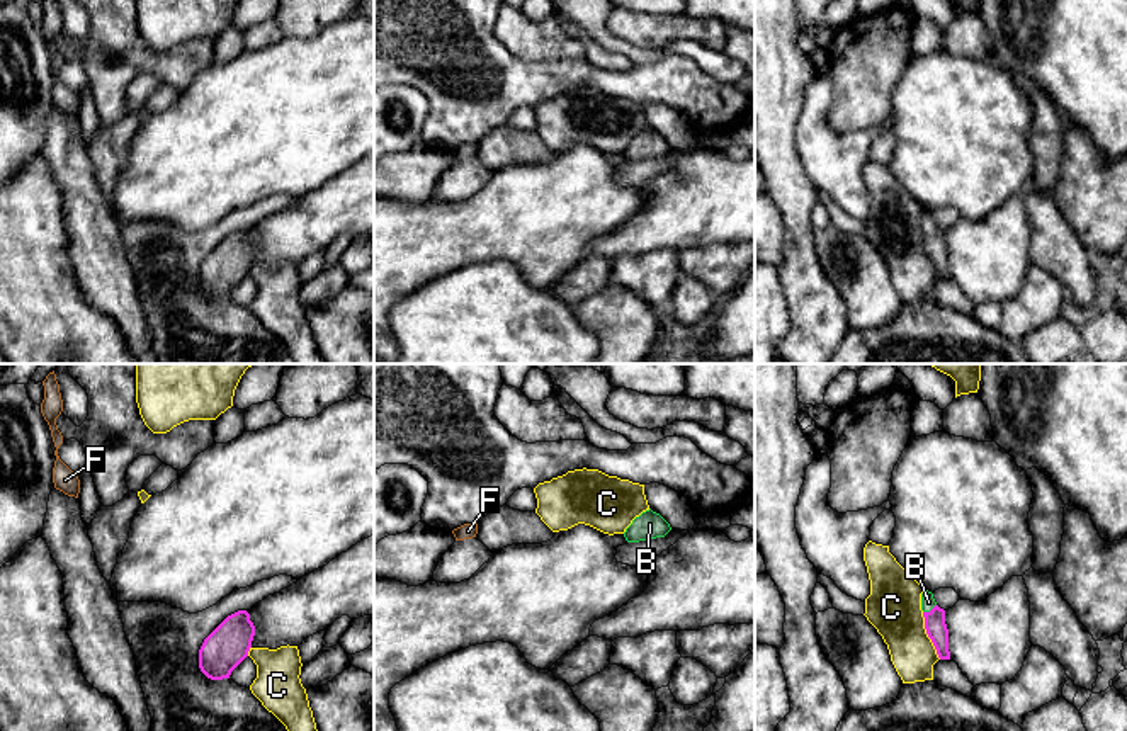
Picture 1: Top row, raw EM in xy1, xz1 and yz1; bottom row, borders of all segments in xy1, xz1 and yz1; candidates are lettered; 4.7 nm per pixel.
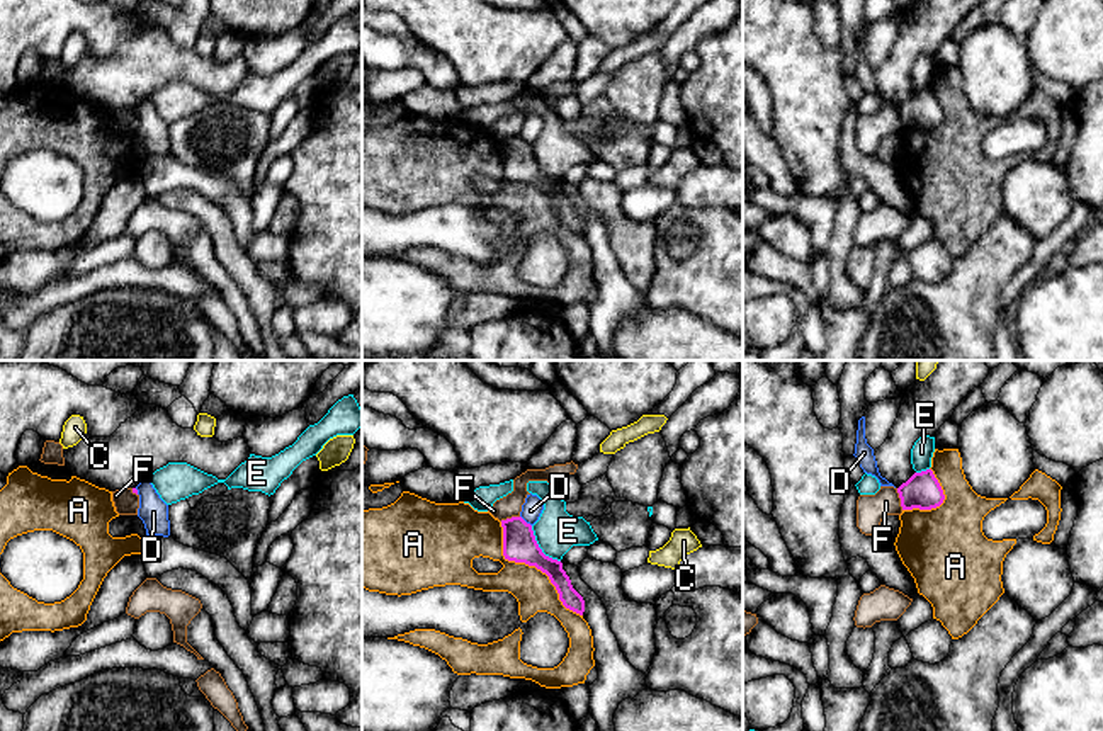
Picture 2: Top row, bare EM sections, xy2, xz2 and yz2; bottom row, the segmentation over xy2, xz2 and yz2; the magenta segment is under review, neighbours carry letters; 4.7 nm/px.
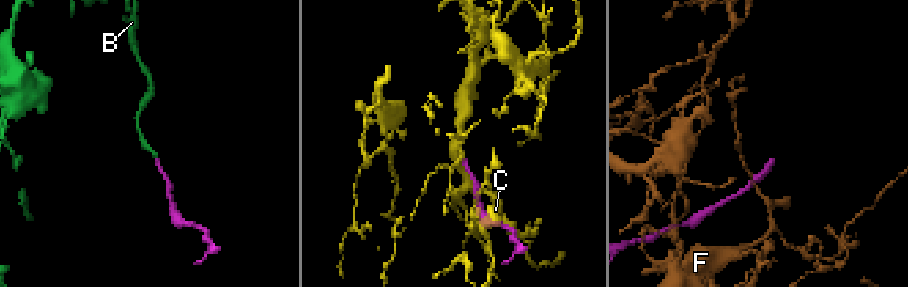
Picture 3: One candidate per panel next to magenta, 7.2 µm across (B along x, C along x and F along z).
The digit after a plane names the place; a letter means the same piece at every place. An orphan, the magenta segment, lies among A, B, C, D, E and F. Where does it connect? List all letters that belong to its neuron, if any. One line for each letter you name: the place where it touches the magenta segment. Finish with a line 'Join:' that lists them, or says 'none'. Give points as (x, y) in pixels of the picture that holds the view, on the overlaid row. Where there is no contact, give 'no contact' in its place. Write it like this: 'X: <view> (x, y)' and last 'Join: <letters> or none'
B: yz1 (930, 611)
Join: B

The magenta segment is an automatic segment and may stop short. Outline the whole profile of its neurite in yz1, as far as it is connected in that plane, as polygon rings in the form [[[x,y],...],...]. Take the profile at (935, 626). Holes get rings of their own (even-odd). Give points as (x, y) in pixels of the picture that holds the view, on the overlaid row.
[[[923,590],[921,593],[921,610],[925,617],[926,634],[932,639],[938,658],[950,660],[945,610],[937,605],[933,593],[928,590]]]

